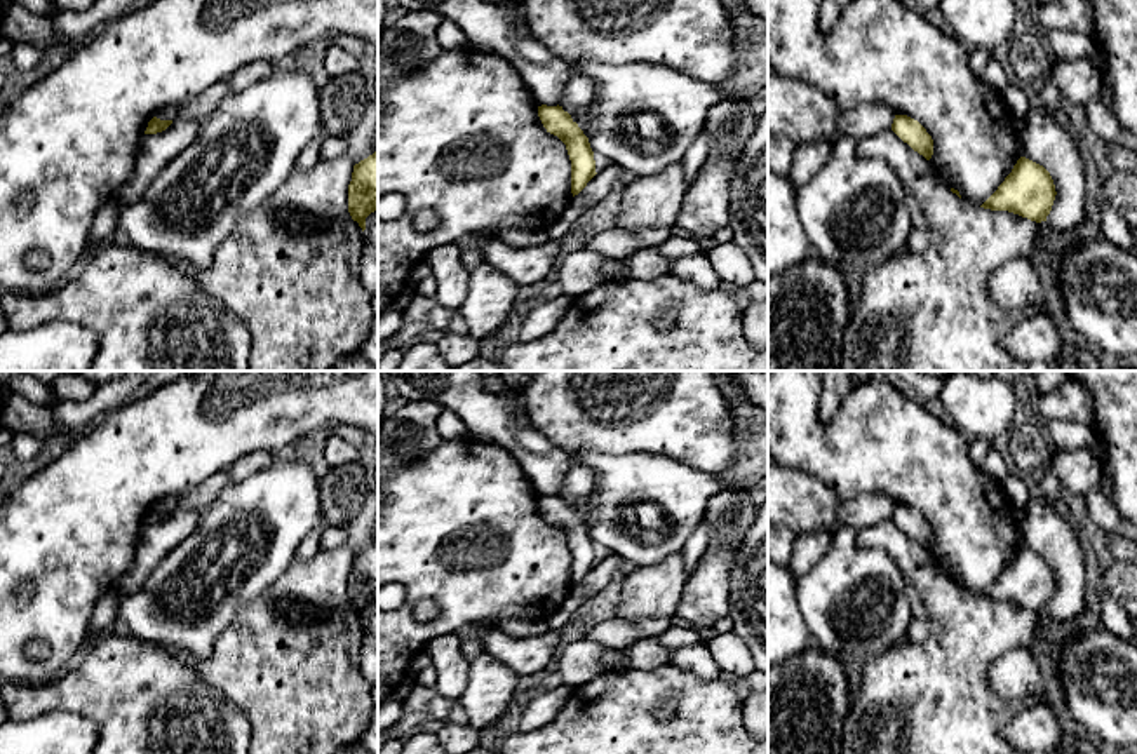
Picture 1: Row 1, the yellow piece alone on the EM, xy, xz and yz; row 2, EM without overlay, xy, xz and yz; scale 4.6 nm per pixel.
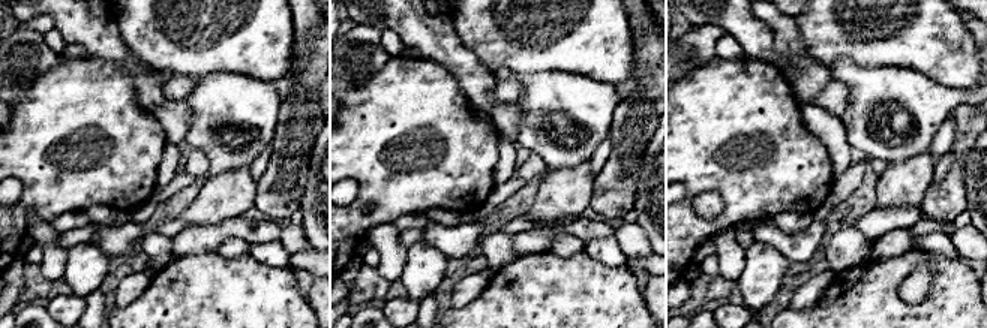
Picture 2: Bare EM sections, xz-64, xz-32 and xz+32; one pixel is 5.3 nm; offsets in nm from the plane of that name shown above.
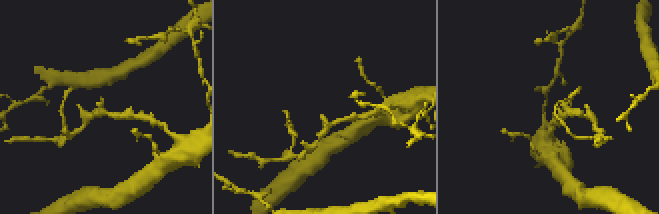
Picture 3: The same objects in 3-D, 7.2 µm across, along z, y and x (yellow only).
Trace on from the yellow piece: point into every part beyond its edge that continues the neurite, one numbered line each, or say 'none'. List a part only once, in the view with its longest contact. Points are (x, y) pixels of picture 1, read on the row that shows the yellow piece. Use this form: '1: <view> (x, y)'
none

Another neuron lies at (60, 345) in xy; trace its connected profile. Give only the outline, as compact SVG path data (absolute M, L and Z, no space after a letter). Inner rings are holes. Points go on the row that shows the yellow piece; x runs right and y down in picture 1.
M68 320L0 334L0 371L89 371L98 353L96 331Z

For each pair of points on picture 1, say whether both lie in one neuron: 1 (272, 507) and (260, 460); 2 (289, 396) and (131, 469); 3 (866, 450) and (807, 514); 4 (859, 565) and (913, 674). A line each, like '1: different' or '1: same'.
1: different
2: same
3: different
4: different

